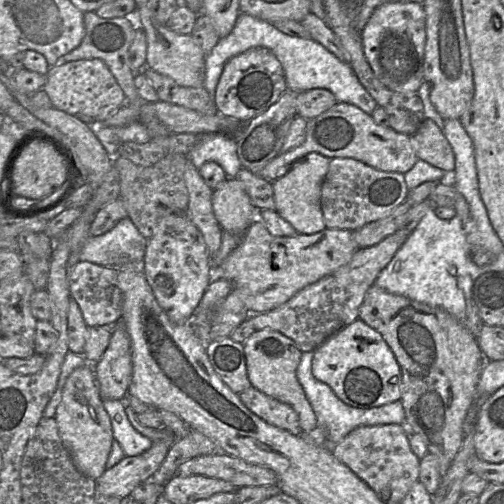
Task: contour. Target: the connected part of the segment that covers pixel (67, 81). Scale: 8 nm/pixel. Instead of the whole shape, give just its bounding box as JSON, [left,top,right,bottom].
[42,59,126,125]

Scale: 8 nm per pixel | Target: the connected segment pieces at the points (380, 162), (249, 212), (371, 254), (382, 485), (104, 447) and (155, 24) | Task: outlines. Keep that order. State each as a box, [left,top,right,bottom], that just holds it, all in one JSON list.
[[259,103,418,182],[212,178,257,236],[247,229,407,352],[332,424,420,503],[55,364,114,481],[134,4,206,87]]

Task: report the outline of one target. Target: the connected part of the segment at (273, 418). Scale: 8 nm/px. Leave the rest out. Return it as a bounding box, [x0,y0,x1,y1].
[238,386,303,435]

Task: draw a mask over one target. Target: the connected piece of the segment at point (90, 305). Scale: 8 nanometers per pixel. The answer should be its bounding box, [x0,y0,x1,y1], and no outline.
[68,261,122,327]

